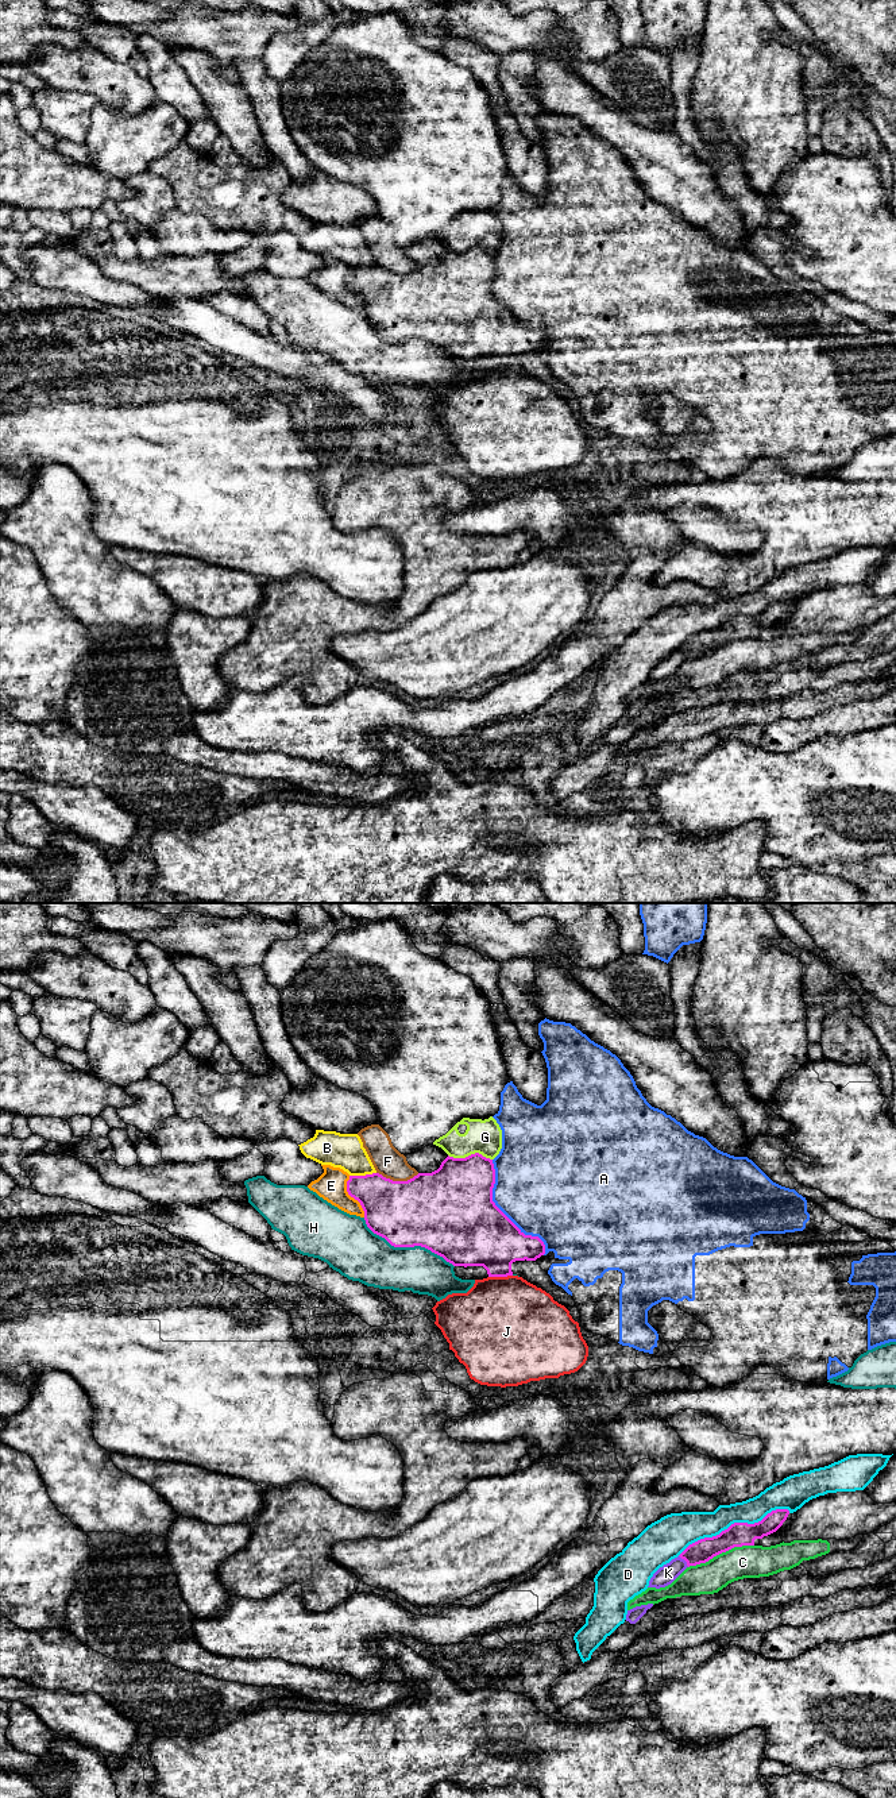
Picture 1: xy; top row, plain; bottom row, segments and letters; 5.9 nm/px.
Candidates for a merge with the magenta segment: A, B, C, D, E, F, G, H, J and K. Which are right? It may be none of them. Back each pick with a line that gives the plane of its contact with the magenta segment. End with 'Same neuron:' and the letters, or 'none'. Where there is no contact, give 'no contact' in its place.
K: meets magenta in xy
Same neuron: K

